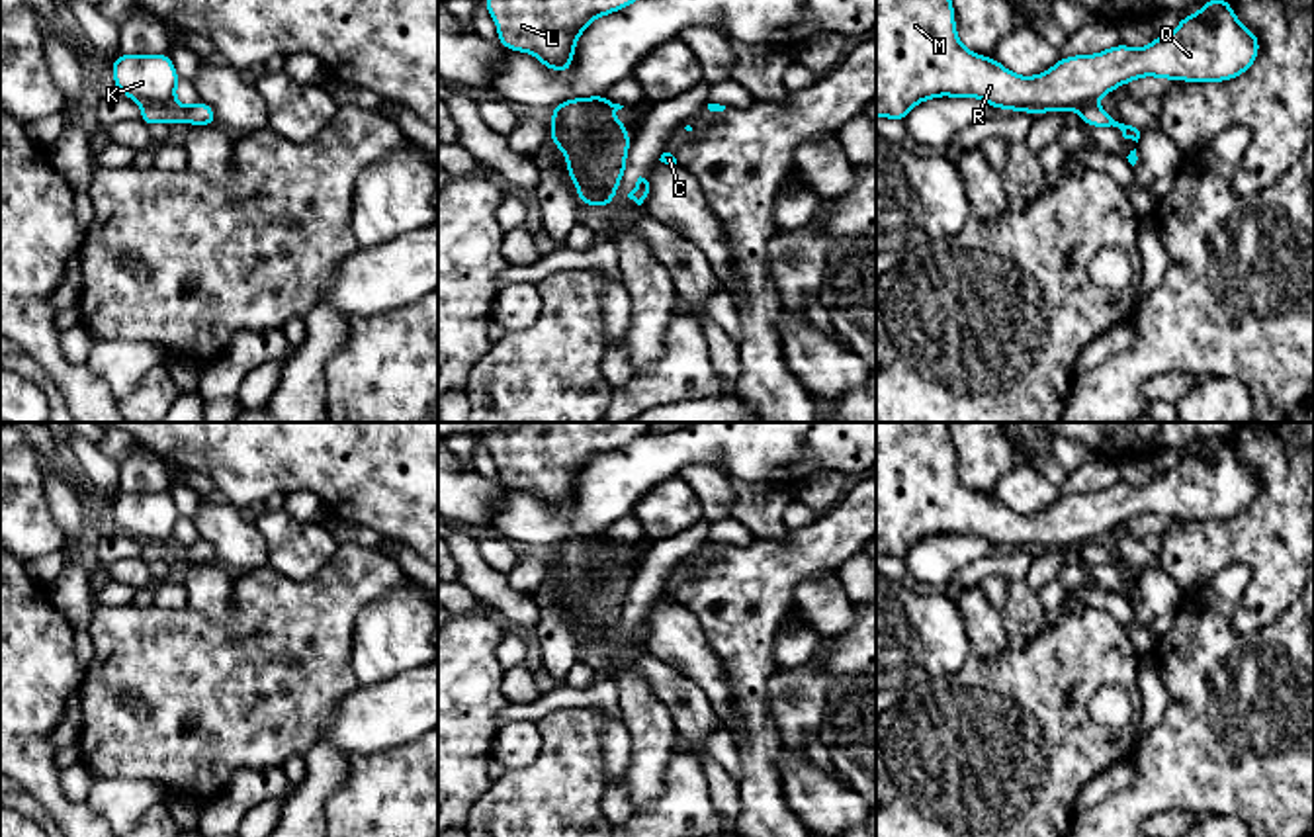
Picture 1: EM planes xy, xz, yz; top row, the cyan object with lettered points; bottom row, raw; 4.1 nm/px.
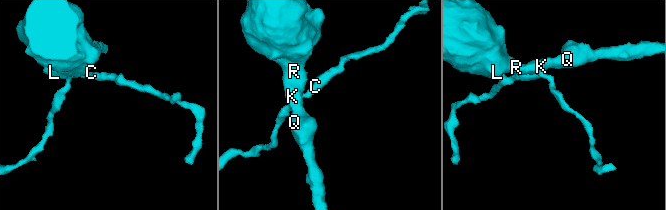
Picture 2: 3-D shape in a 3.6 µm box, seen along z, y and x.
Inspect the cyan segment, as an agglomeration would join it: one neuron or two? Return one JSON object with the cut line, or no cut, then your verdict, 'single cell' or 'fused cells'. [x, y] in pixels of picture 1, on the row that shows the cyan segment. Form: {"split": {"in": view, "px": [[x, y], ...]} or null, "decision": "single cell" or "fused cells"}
{"split": {"in": "xz", "px": [[614, 194], [585, 194], [579, 198]]}, "decision": "fused cells"}

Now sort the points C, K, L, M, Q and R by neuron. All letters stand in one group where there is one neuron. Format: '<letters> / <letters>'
C / K L M Q R

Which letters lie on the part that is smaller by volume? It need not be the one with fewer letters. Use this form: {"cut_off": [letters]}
{"cut_off": ["C"]}

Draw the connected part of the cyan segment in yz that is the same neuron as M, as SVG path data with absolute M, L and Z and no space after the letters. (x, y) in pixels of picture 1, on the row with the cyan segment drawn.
M876 0L876 117L903 121L911 108L939 96L980 98L993 110L1027 113L1079 110L1134 78L1226 82L1249 70L1259 37L1246 29L1228 0L1206 0L1179 27L1142 49L1118 43L1095 55L1062 57L1036 76L1017 76L991 57L968 51L956 33L952 0Z

